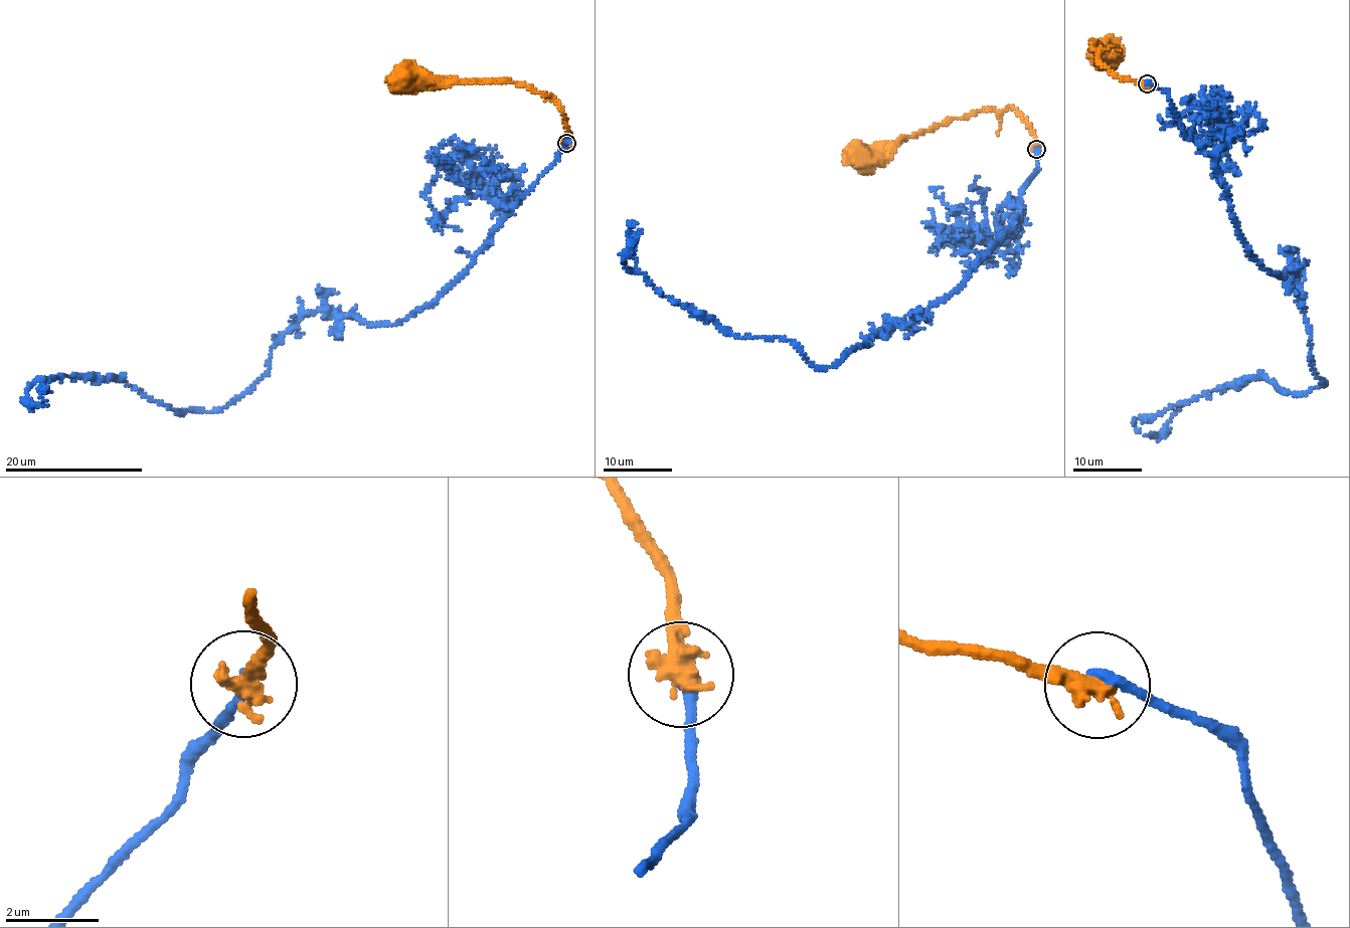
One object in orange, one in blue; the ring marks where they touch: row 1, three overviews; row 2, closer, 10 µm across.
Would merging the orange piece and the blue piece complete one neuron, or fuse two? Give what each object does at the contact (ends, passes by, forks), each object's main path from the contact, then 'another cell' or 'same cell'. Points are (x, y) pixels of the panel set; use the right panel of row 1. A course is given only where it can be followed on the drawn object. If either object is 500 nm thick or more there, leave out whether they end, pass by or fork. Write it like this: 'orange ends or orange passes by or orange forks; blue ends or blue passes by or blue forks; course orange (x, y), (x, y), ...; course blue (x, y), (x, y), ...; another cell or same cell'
course orange (1147, 83), (1126, 79), (1100, 63), (1097, 50), (1091, 48), (1094, 43), (1090, 42), (1104, 56); course blue (1147, 83), (1210, 155), (1263, 267), (1295, 268), (1324, 383), (1296, 395), (1247, 379), (1137, 417), (1138, 432); another cell

